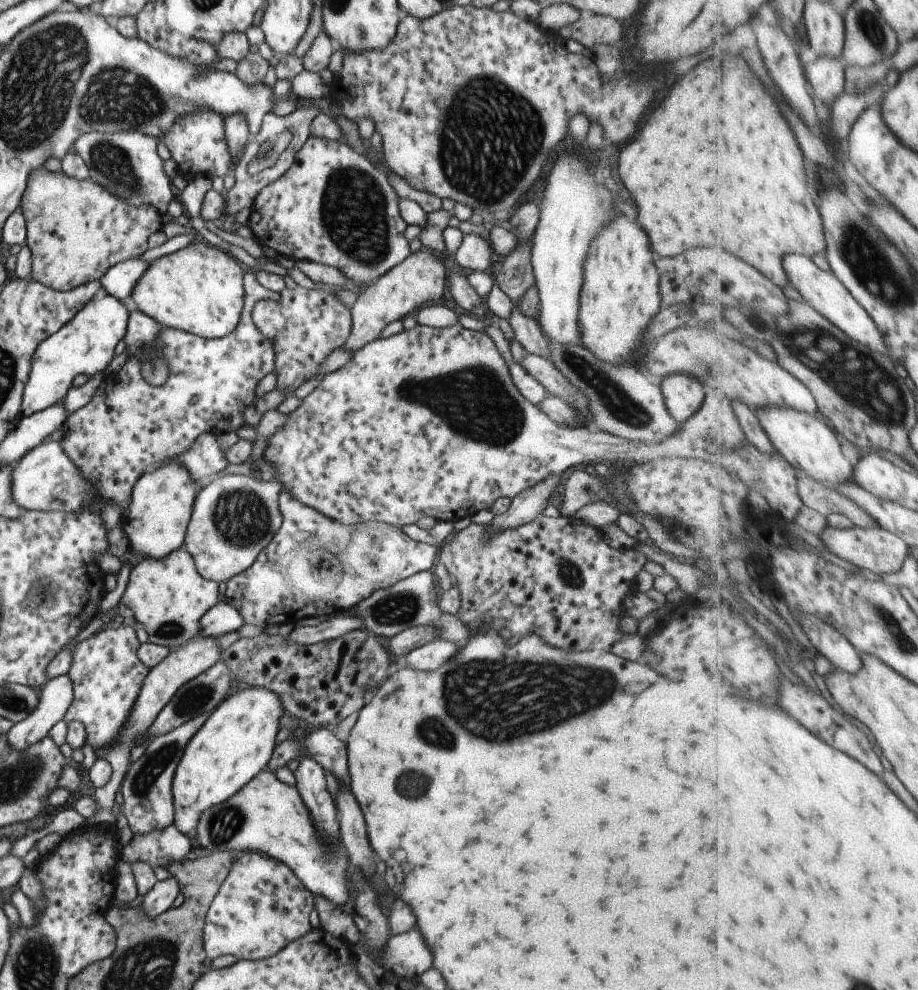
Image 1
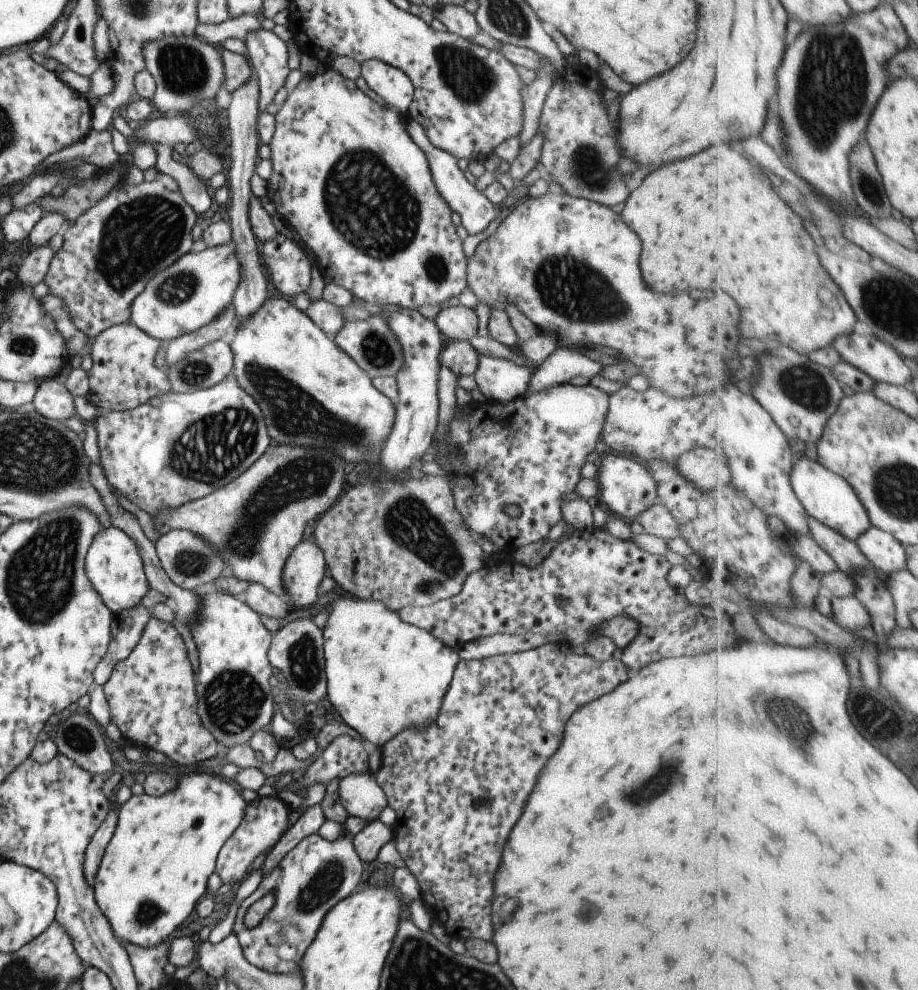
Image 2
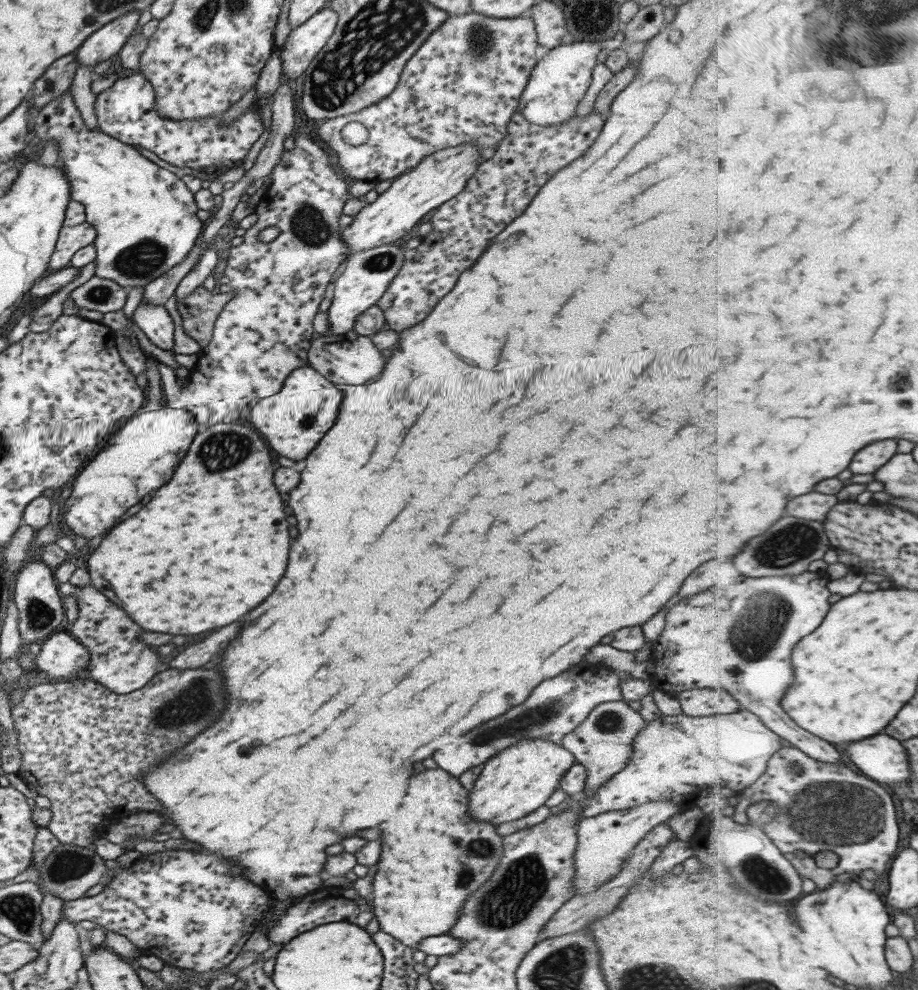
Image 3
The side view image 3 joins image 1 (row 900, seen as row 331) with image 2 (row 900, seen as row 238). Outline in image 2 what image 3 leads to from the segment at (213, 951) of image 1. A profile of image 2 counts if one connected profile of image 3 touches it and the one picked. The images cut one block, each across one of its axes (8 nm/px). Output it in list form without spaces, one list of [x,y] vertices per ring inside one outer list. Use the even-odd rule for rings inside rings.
[[[344,824],[343,829],[340,838],[334,841],[324,839],[319,833],[303,838],[240,904],[233,930],[246,960],[256,968],[282,974],[296,971],[326,914],[341,900],[352,895],[360,884],[364,866],[353,845],[354,836],[346,830]],[[270,892],[276,896],[272,909],[256,927],[247,928],[244,925],[246,911]]]

